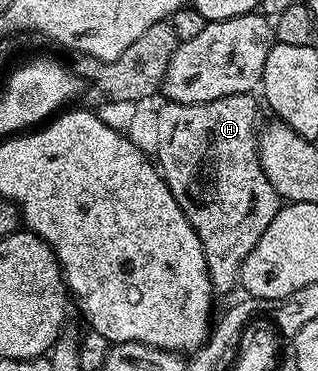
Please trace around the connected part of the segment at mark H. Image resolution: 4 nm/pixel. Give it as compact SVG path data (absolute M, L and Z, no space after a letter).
M248 93L245 95L221 97L217 101L205 101L204 103L173 103L167 101L164 102L164 107L155 115L156 156L154 155L154 158L157 160L157 166L163 176L163 180L169 185L169 189L173 193L177 205L181 205L181 213L185 213L189 225L193 225L193 229L201 241L201 249L205 253L205 265L209 269L211 285L216 292L236 290L239 281L239 266L243 264L243 258L253 249L253 245L257 245L261 233L269 225L269 221L273 221L273 217L277 214L281 206L279 194L275 192L273 185L269 185L269 177L265 177L265 173L259 164L259 145L257 142L254 98L256 99L254 94Z

